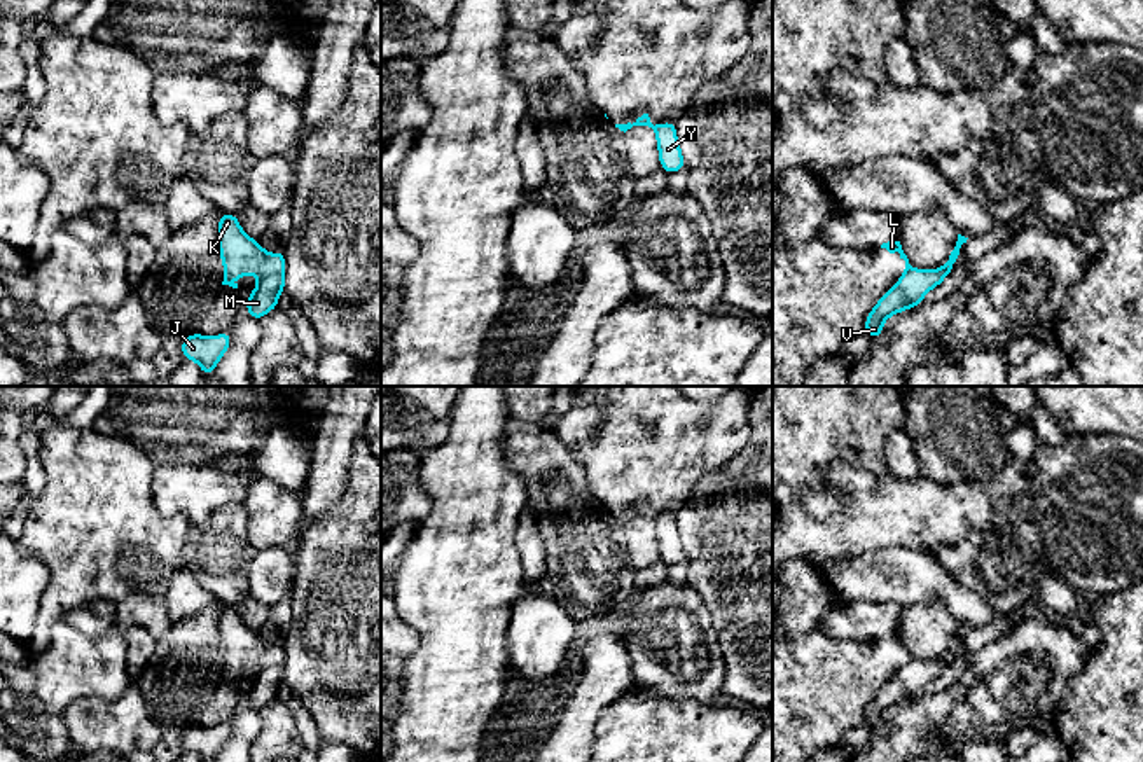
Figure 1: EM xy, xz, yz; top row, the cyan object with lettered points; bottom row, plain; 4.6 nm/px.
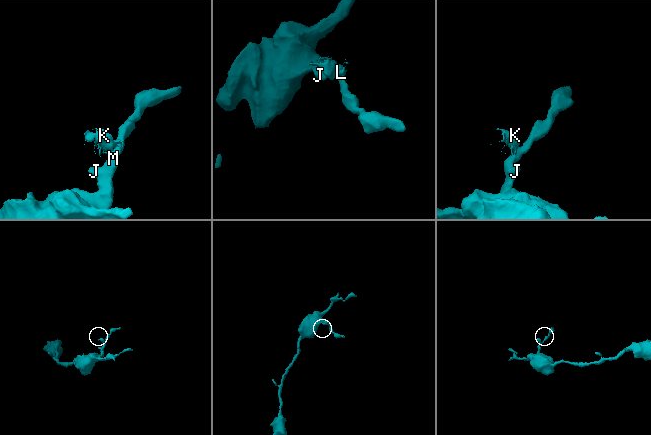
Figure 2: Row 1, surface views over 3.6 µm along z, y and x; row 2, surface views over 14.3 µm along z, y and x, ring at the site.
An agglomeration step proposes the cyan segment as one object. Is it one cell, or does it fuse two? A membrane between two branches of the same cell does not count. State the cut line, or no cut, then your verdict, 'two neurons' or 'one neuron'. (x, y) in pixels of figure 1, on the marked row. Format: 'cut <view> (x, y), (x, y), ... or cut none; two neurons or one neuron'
cut xy (282, 273), (268, 273), (259, 280); two neurons

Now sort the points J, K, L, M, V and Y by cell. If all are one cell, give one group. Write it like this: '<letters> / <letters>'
J M V Y / K L

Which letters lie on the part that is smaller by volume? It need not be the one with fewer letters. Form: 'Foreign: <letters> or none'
Foreign: K, L

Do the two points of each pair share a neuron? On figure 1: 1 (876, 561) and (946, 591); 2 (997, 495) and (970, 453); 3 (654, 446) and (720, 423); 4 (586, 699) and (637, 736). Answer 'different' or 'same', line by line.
1: same
2: different
3: same
4: different

